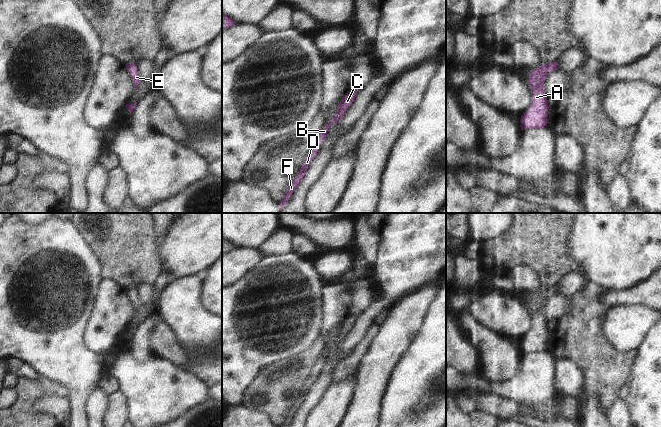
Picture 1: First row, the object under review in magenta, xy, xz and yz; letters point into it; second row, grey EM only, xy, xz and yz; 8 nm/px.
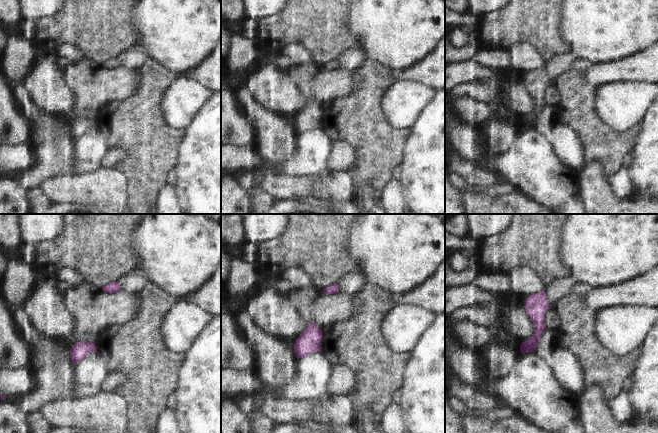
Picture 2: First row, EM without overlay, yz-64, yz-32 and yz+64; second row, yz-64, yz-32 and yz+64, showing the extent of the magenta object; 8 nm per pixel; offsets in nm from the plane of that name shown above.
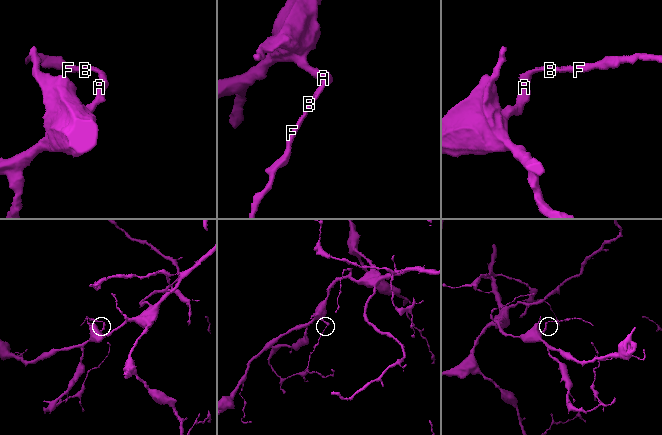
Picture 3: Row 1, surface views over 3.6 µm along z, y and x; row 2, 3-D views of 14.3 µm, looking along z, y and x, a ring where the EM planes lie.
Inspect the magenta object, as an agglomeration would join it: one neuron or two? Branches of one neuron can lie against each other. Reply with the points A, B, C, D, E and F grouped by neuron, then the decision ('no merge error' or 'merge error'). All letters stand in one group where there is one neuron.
A B C D E F | no merge error

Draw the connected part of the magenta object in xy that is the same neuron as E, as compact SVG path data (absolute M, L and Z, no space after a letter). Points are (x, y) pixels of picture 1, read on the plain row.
M134 287L126 288L126 293L133 305L133 309L134 309L133 314L135 314L138 308L142 305L142 303L139 301Z

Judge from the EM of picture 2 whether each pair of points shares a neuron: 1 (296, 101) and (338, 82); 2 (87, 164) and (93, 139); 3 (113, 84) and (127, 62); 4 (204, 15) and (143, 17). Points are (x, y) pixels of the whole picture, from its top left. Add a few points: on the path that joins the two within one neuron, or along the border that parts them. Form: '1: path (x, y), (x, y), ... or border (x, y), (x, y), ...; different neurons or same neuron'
1: border (291, 78), (303, 92), (306, 104); different neurons
2: path (88, 158), (92, 145); same neuron
3: border (121, 66), (127, 69), (136, 69); different neurons
4: path (189, 17), (158, 17); same neuron

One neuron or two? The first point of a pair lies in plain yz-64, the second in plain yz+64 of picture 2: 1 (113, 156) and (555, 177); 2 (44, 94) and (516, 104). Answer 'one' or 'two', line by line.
1: two
2: one

